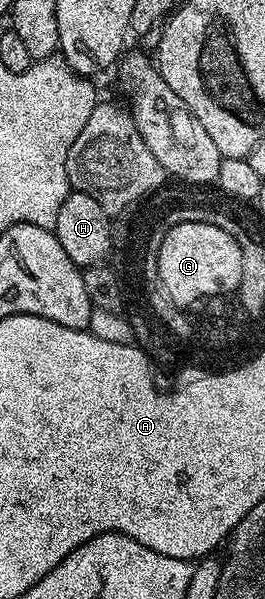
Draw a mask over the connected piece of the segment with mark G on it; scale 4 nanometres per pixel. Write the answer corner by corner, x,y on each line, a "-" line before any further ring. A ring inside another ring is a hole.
186,223
169,226
158,249
158,277
170,297
181,308
211,299
216,293
227,296
242,281
242,249
238,241
218,225

